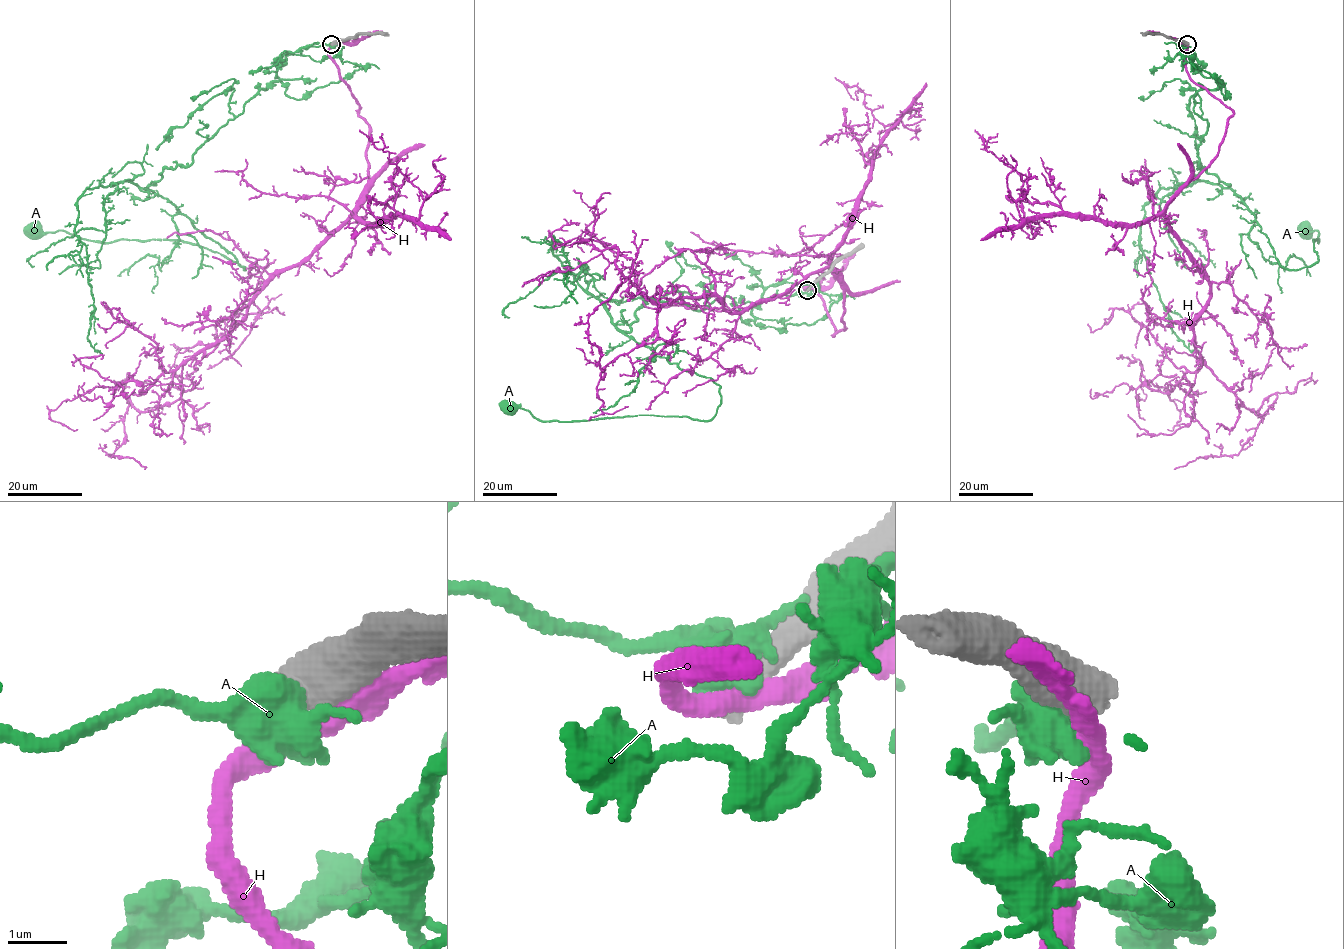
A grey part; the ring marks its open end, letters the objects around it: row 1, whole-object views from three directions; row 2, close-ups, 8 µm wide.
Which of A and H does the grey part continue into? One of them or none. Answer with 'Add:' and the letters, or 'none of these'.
Add: none of these

